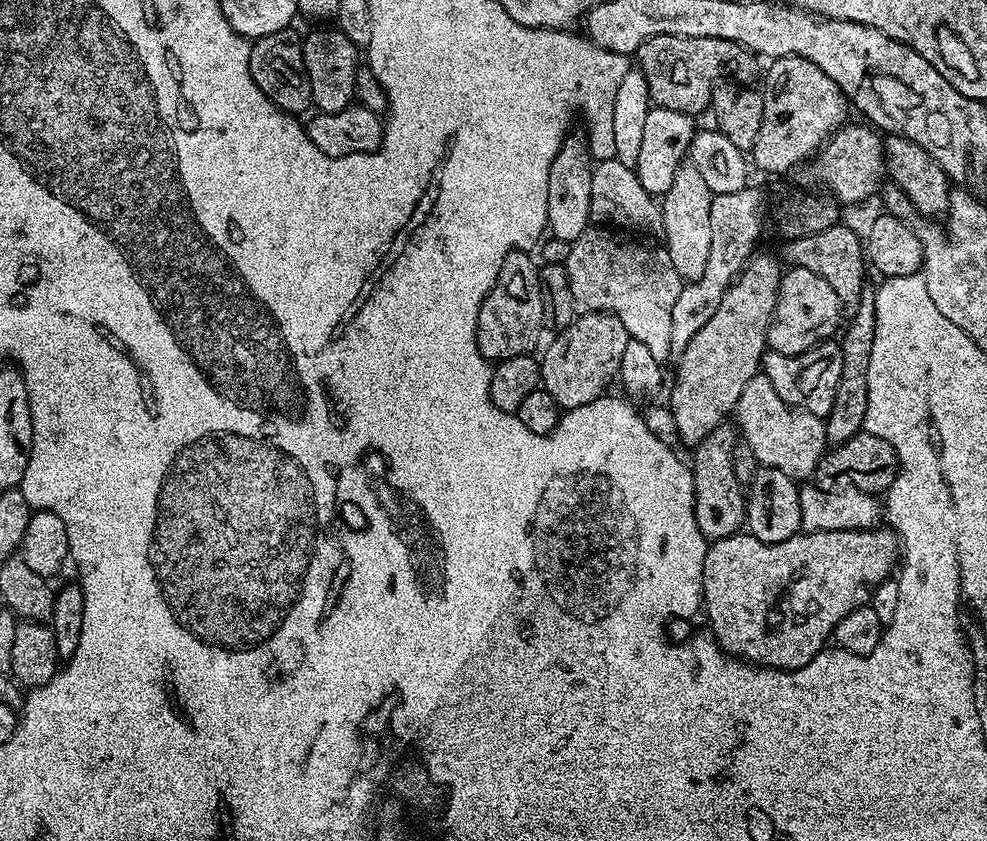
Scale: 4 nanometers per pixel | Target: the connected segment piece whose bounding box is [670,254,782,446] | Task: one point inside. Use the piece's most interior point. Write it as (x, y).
(728, 351)

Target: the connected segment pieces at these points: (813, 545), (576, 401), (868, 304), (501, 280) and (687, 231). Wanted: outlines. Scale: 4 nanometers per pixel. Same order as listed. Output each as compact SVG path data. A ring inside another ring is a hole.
M888 526L804 532L777 544L758 542L758 538L747 534L727 536L708 545L702 608L705 613L708 611L711 635L729 656L762 668L795 670L824 651L838 622L842 622L850 610L863 608L871 601L872 589L893 575L895 560L897 563L898 537Z
M580 312L571 324L559 329L555 334L557 336L549 342L544 356L539 357L542 387L552 395L554 402L558 402L561 409L564 410L597 403L609 391L608 383L619 377L622 352L630 339L626 326L622 326L619 318L611 316L608 312Z
M871 287L862 290L860 305L851 313L852 321L843 329L844 340L839 341L842 354L842 378L834 394L834 406L824 420L824 429L828 435L828 444L844 444L854 438L864 427L866 402L868 401L868 371L870 370L870 350L874 346L876 329L876 294Z
M514 250L504 259L494 286L480 303L476 319L476 341L478 351L489 362L535 353L536 343L544 332L546 309L540 285L540 269L537 261L532 261L524 252L527 251Z
M693 166L681 167L677 171L670 190L665 192L662 197L660 206L662 222L664 223L662 244L668 249L670 262L674 262L674 270L678 270L680 277L688 282L702 278L702 272L706 270L706 258L710 258L710 202L712 198L713 194L710 187L706 186L702 174Z

